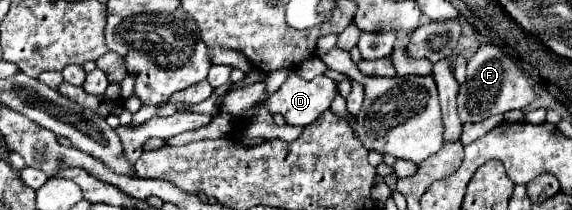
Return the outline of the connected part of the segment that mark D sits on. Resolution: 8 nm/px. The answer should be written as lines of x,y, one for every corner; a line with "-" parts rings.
292,72
262,104
270,114
282,114
288,124
308,126
330,108
336,94
338,84
332,78
316,76
314,80
302,80

